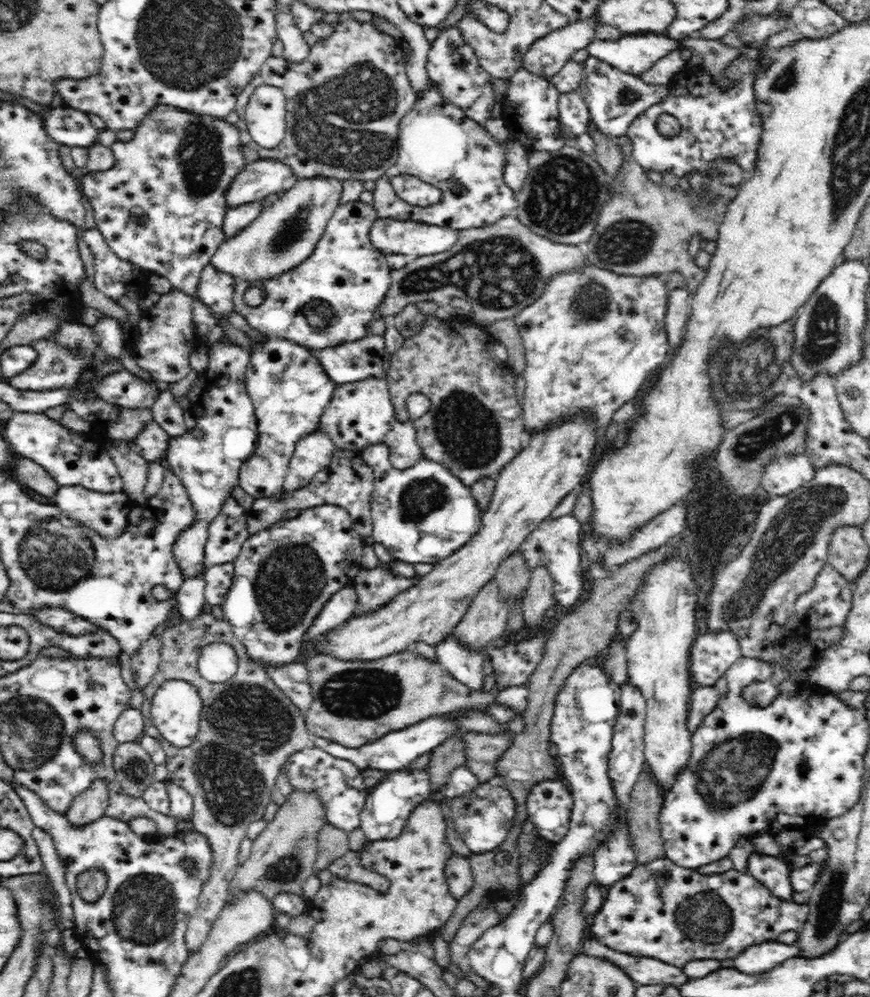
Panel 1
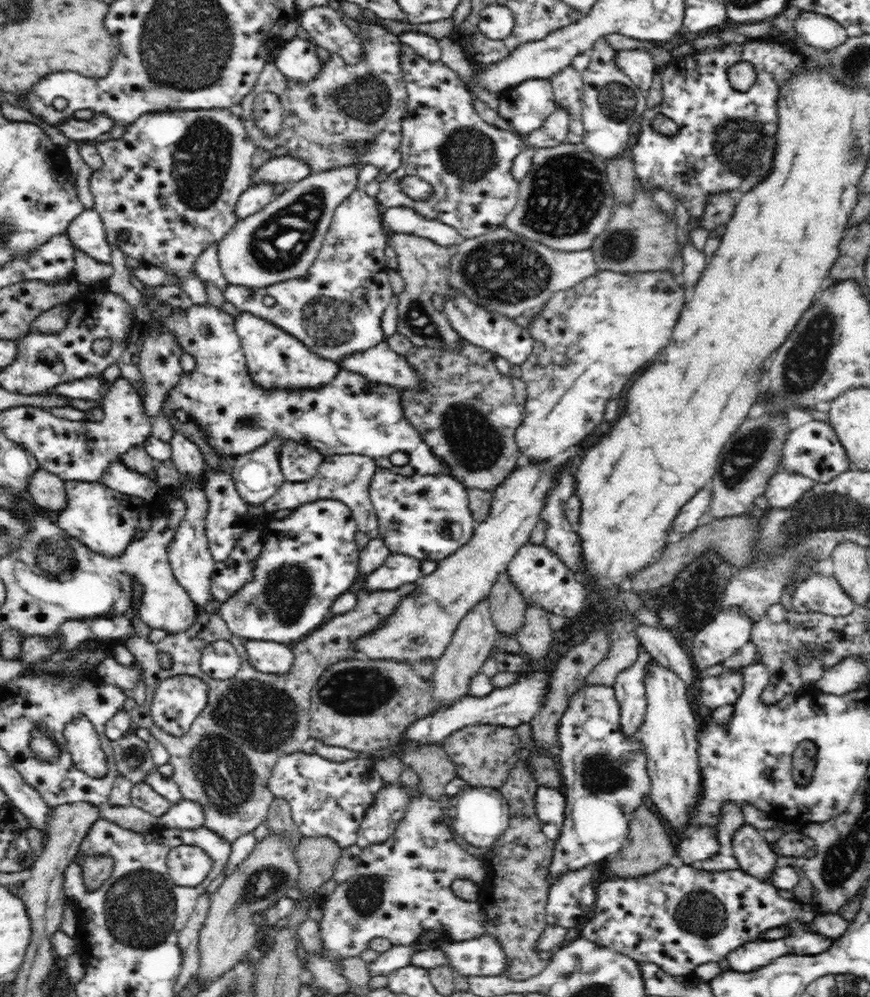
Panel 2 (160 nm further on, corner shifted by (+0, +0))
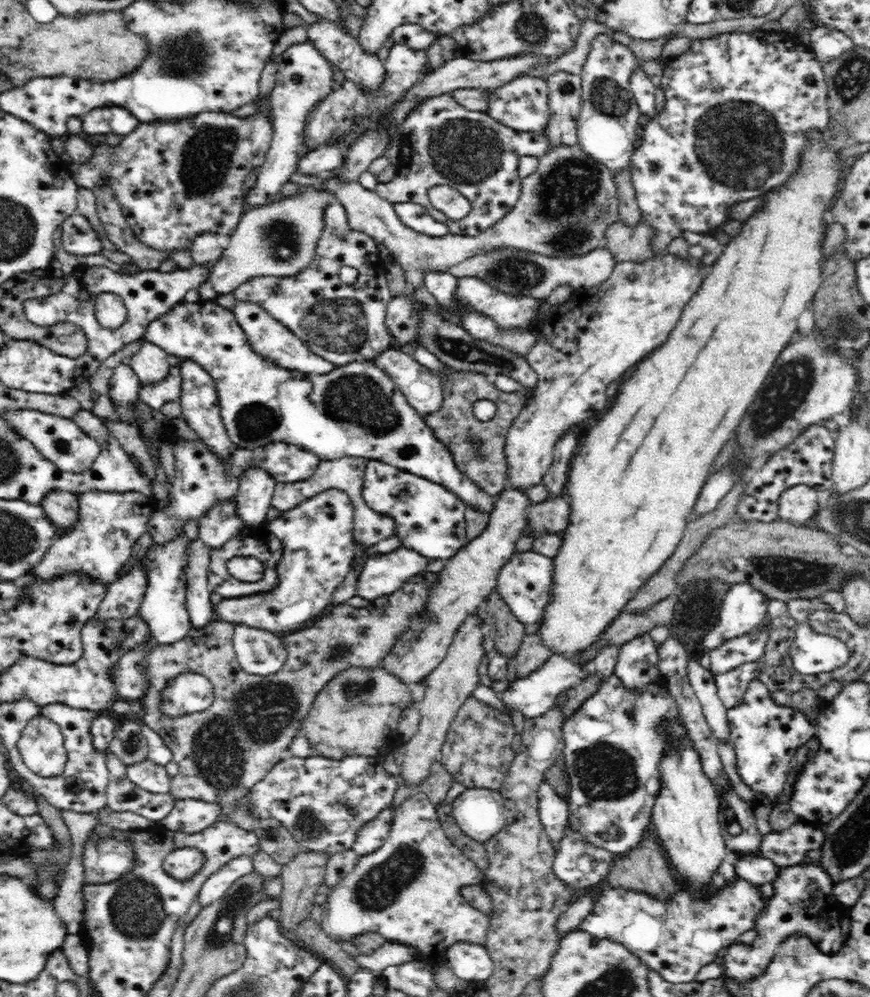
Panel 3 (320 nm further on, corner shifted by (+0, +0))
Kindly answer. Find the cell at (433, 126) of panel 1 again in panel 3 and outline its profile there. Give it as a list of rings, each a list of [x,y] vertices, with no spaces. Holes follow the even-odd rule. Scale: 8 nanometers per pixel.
[[[441,94],[435,95],[432,98],[421,100],[420,103],[414,107],[409,115],[404,119],[404,122],[400,126],[402,130],[402,148],[399,152],[399,161],[398,161],[398,170],[395,177],[387,183],[379,182],[374,189],[384,200],[395,205],[396,203],[403,202],[413,202],[423,206],[432,218],[435,218],[438,222],[443,222],[447,227],[450,233],[453,235],[462,235],[462,236],[476,236],[476,234],[483,233],[484,230],[494,226],[499,220],[502,220],[508,212],[510,212],[516,202],[518,202],[520,193],[521,193],[521,176],[519,175],[517,166],[519,165],[519,158],[526,155],[538,155],[543,156],[548,151],[548,137],[545,133],[529,133],[529,132],[518,132],[514,129],[504,126],[501,122],[494,120],[487,112],[482,112],[480,110],[470,110],[466,107],[463,107],[455,97],[450,94]],[[440,184],[450,185],[452,188],[458,189],[458,192],[462,193],[462,196],[465,196],[470,201],[470,212],[461,218],[460,220],[452,220],[448,218],[443,212],[440,212],[438,209],[432,206],[431,200],[429,199],[428,189],[433,186],[438,186]]]

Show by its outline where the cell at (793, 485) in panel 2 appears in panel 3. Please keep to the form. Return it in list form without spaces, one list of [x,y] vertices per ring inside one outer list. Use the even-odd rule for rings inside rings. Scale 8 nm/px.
[[[804,484],[789,487],[779,498],[779,518],[802,527],[817,514],[818,492]]]

